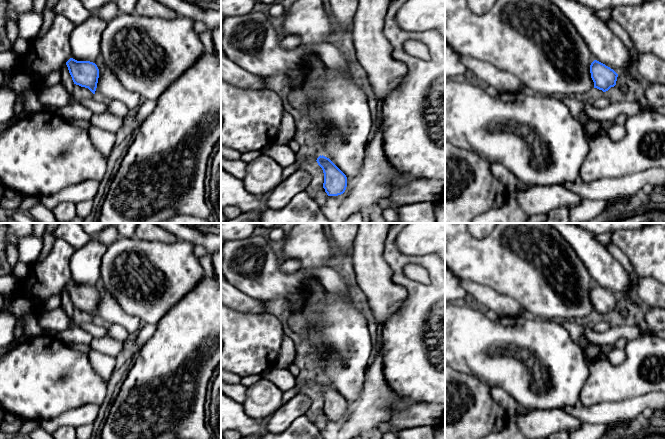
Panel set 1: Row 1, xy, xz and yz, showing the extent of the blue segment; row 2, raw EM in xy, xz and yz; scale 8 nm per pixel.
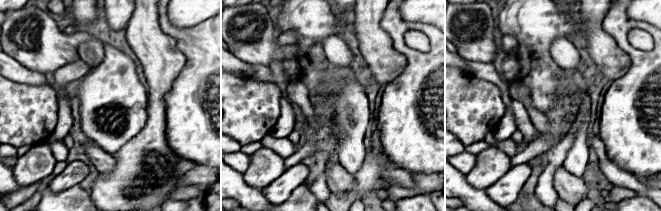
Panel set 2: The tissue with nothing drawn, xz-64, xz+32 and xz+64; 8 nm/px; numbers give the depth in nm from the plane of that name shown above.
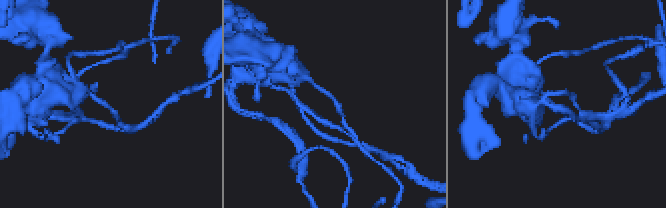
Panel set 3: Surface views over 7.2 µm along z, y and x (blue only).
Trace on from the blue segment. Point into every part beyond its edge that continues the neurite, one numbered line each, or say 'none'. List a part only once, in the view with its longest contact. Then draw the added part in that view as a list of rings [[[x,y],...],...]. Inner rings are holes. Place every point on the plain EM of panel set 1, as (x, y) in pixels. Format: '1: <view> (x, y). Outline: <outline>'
none

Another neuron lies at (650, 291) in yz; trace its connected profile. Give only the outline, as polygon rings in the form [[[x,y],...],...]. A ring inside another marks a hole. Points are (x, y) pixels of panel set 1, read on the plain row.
[[[651,277],[637,278],[636,295],[651,308],[665,308],[665,284]]]

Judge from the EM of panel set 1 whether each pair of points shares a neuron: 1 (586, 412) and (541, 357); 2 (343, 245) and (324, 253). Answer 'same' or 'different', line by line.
1: different
2: different

